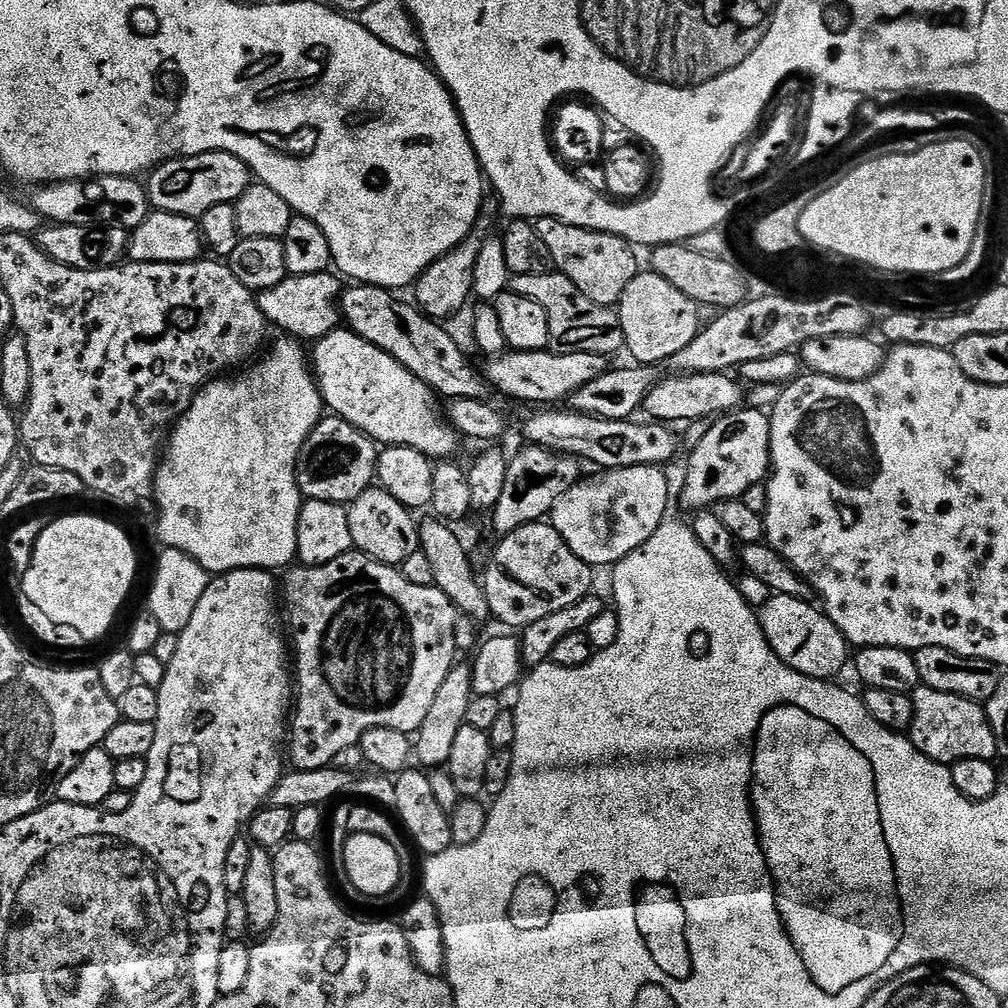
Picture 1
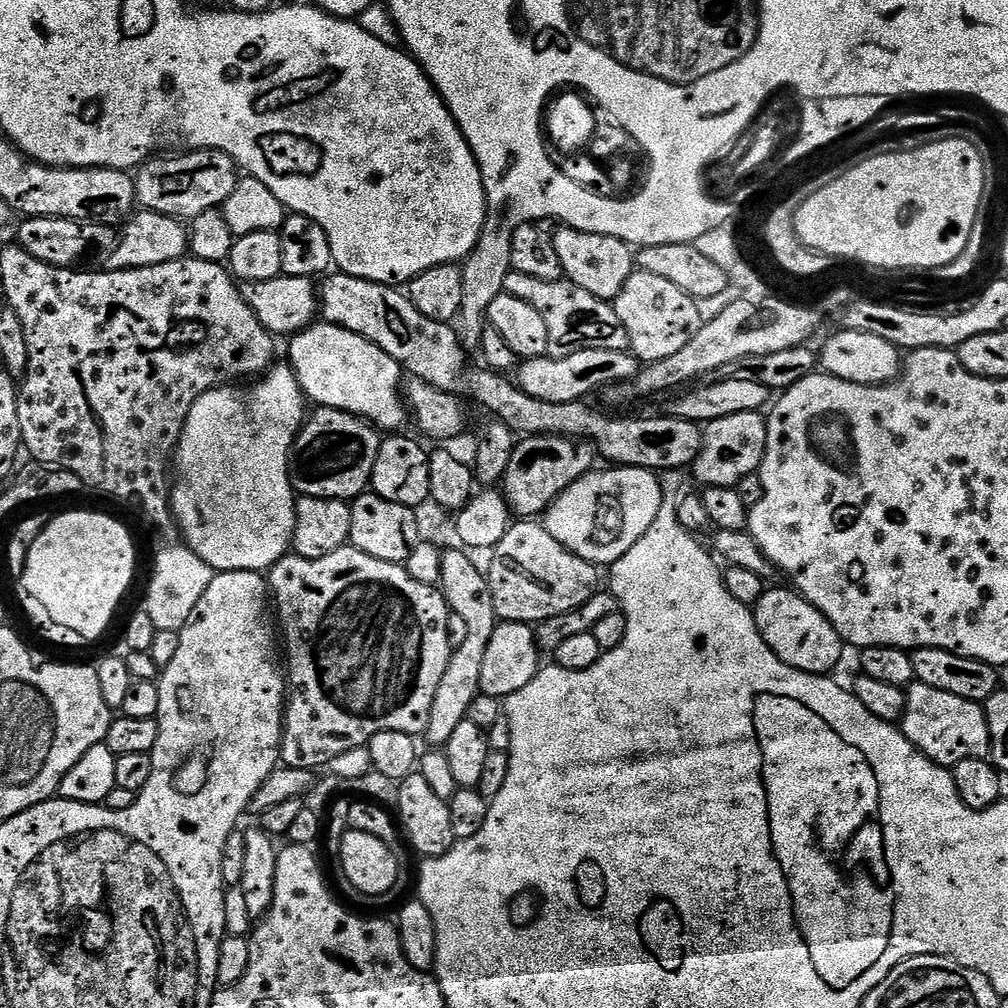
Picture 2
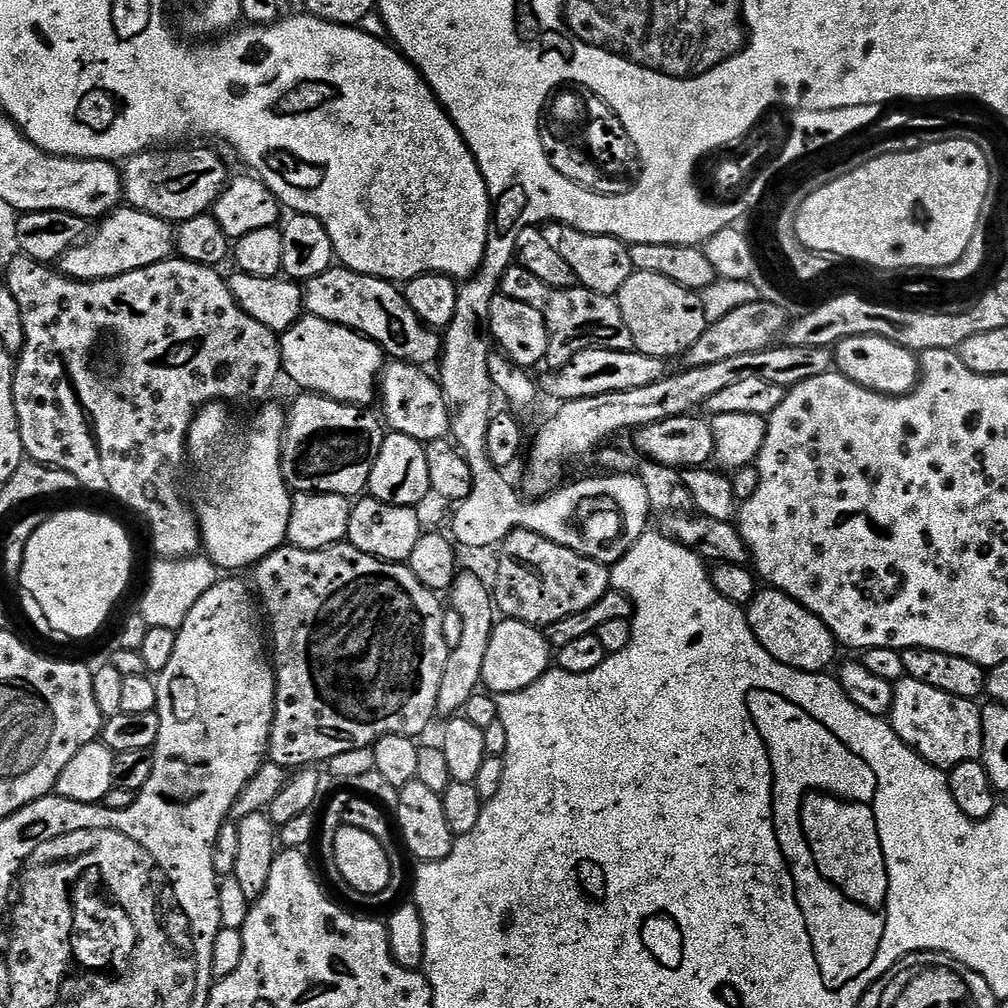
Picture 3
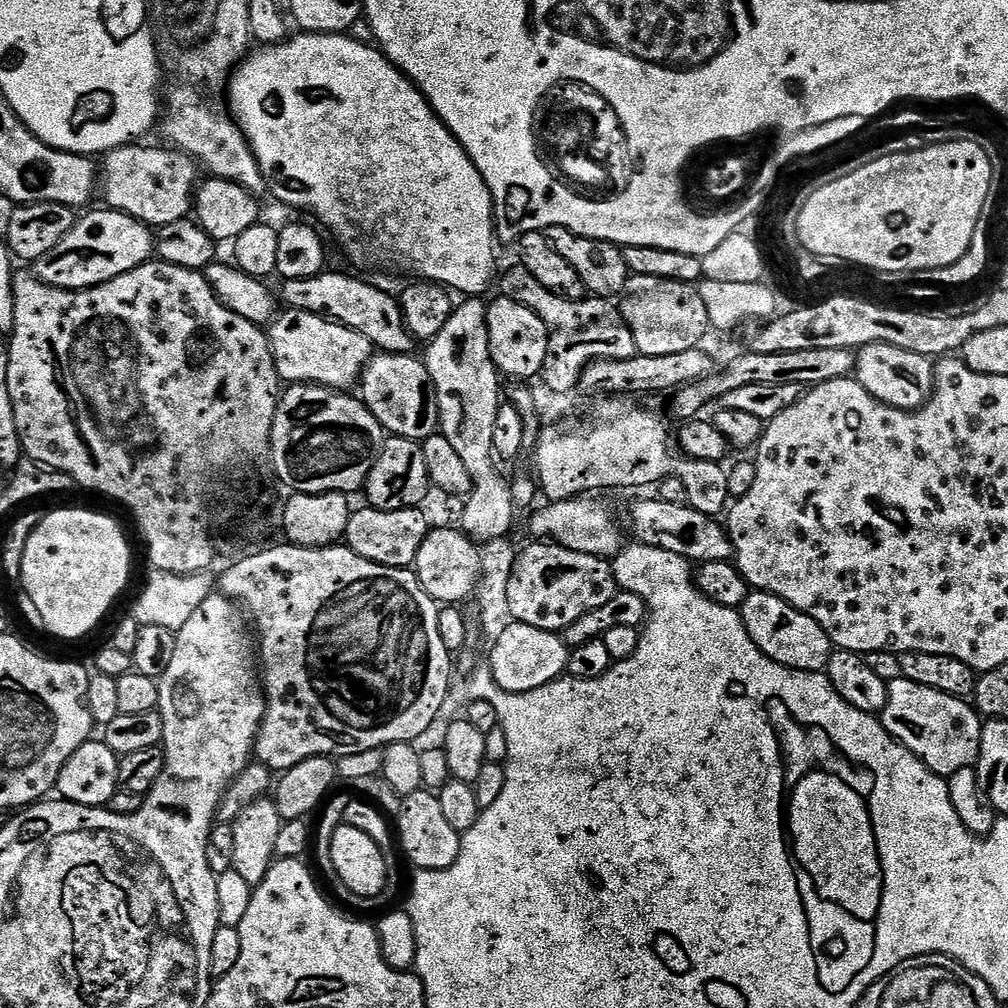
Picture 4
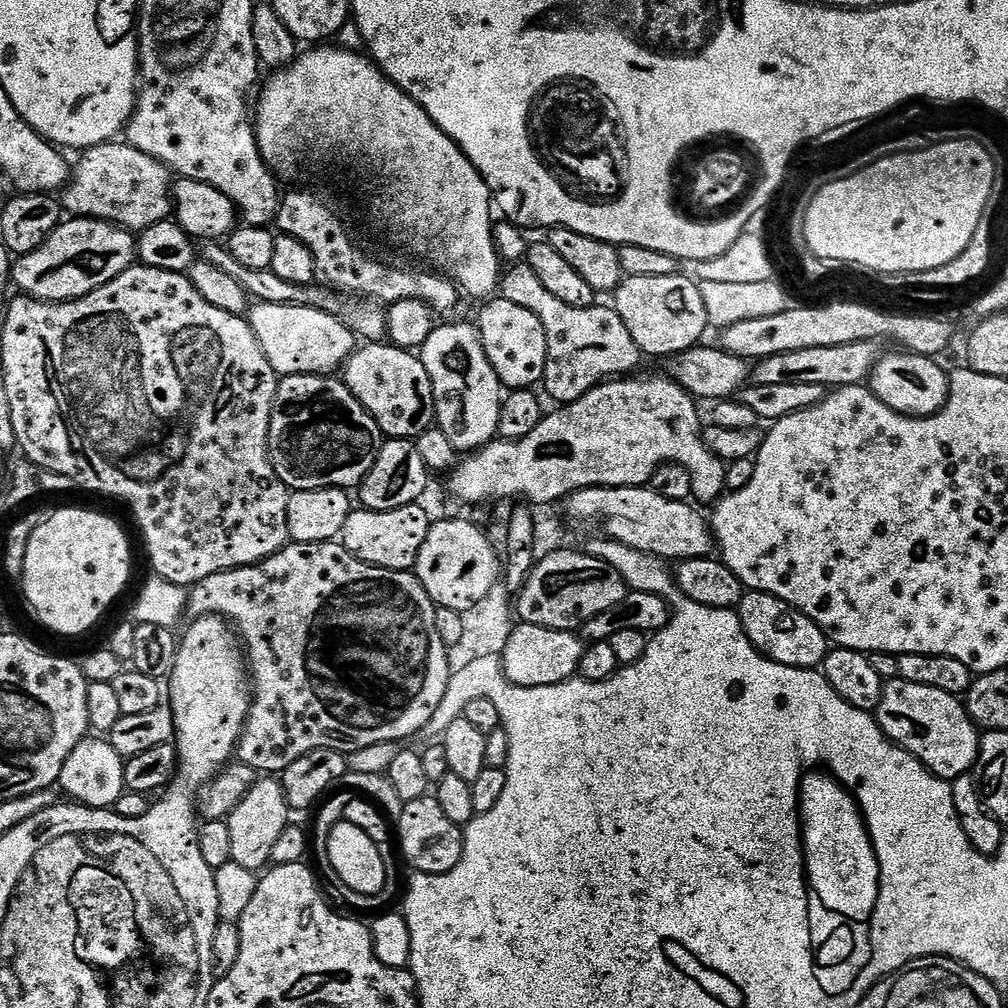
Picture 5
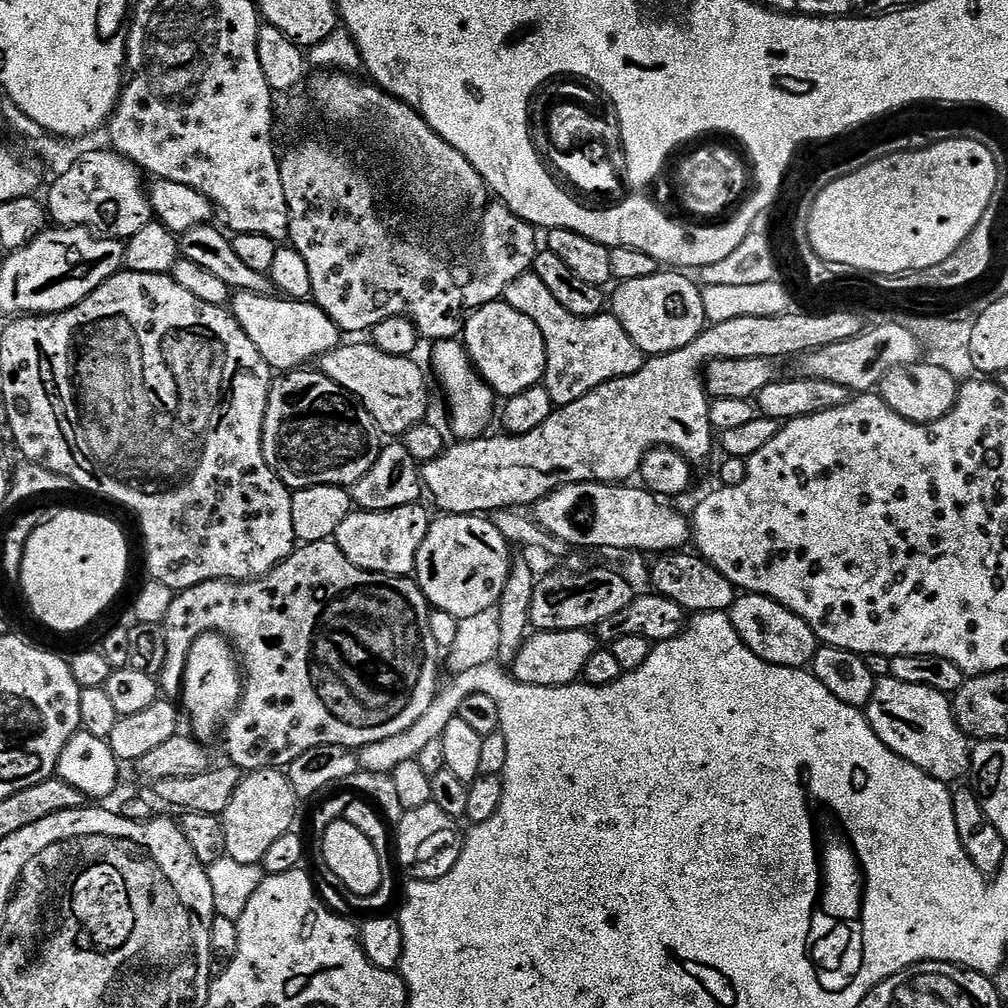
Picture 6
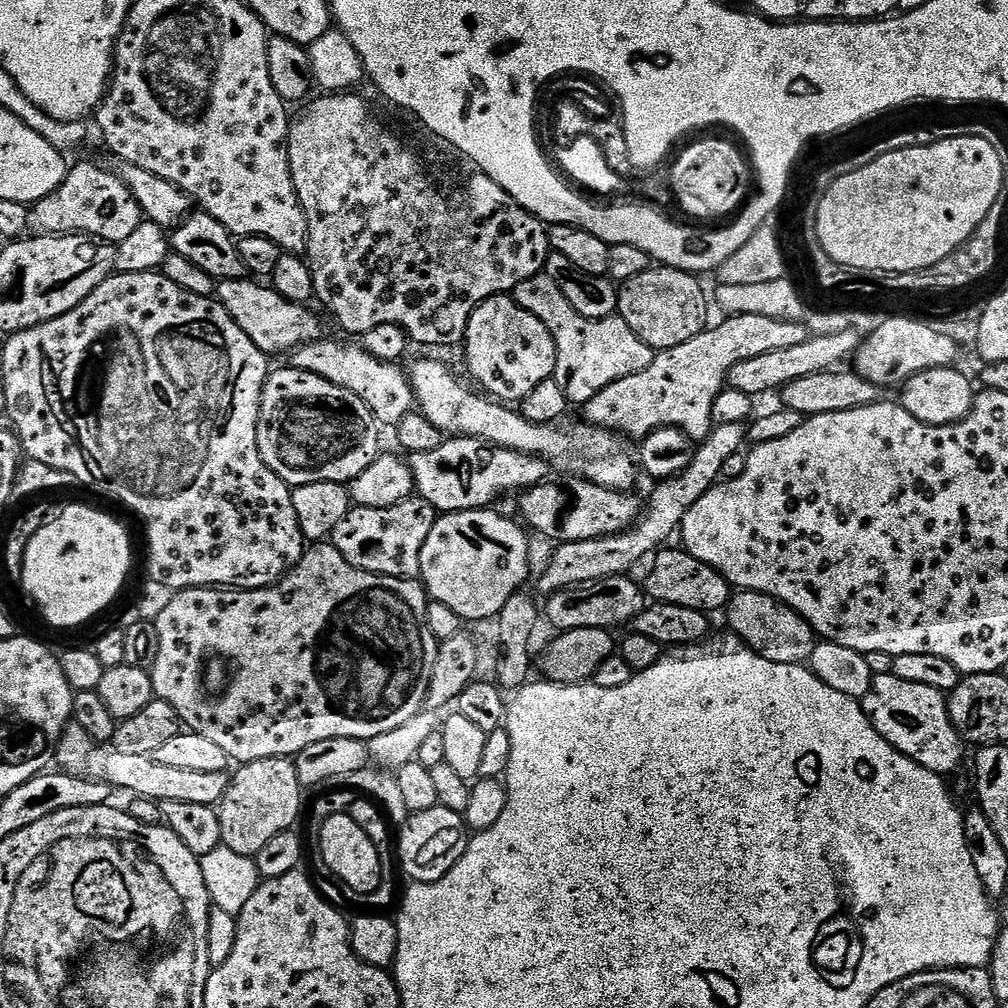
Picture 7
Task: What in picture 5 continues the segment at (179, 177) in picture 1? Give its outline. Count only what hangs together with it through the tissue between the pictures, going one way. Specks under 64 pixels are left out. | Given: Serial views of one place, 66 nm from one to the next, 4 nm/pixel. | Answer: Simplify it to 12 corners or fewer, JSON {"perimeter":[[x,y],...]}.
{"perimeter":[[127,142],[85,148],[62,208],[139,234],[173,215],[173,173]]}

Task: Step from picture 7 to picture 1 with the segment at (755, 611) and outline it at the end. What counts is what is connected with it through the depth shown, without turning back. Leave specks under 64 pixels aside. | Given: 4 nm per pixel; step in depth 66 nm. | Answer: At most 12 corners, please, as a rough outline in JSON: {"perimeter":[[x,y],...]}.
{"perimeter":[[773,594],[758,615],[786,666],[832,680],[850,645],[815,603]]}

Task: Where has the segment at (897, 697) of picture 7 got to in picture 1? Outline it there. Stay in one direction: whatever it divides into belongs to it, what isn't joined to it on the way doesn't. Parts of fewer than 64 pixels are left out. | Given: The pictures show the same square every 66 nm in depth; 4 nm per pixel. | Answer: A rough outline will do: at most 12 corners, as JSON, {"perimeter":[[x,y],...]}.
{"perimeter":[[923,686],[910,739],[949,766],[997,759],[983,703]]}

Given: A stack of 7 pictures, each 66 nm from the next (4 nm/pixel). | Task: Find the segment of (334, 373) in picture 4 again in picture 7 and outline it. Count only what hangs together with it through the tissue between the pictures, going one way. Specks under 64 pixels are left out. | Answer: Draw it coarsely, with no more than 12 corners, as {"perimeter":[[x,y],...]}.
{"perimeter":[[252,278],[218,299],[266,354],[321,335],[320,320]]}

